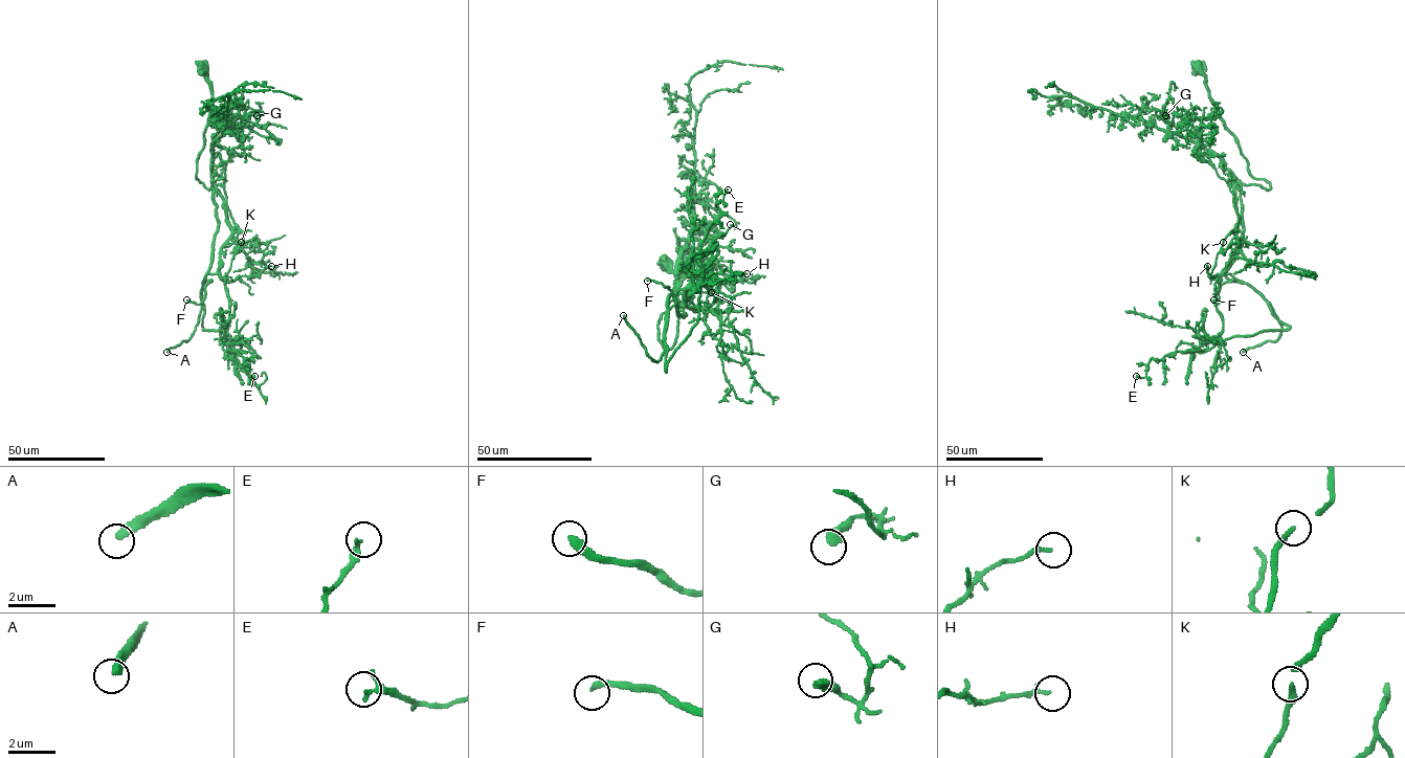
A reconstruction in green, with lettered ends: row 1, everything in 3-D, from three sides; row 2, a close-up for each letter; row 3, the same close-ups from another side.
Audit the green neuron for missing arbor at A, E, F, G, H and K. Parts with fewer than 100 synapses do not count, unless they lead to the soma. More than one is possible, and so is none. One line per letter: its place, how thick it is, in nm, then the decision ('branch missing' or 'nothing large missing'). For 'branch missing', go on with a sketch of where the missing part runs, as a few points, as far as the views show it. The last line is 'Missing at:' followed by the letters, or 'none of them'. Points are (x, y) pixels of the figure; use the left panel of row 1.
A: place (166, 352); calibre 360 nm; branch missing; course (166, 352), (161, 365), (153, 364), (148, 386), (135, 400)
E: place (254, 376); calibre 200 nm; nothing large missing
F: place (186, 299); calibre 280 nm; branch missing; course (186, 299), (175, 281), (172, 248), (160, 232), (165, 197), (162, 170), (165, 154), (162, 153)
G: place (257, 115); calibre 400 nm; nothing large missing
H: place (271, 266); calibre 190 nm; nothing large missing
K: place (241, 242); calibre 170 nm; nothing large missing
Missing at: A, F

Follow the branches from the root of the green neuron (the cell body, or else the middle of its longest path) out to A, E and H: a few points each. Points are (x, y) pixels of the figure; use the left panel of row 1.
A: (203, 66), (212, 104), (196, 177), (207, 190), (213, 181), (218, 229), (196, 330), (187, 340), (166, 352)
E: (203, 66), (212, 104), (196, 177), (213, 180), (231, 231), (218, 271), (222, 349), (254, 376)
H: (203, 66), (212, 104), (196, 177), (207, 190), (213, 180), (231, 231), (218, 272), (232, 282), (271, 266)

